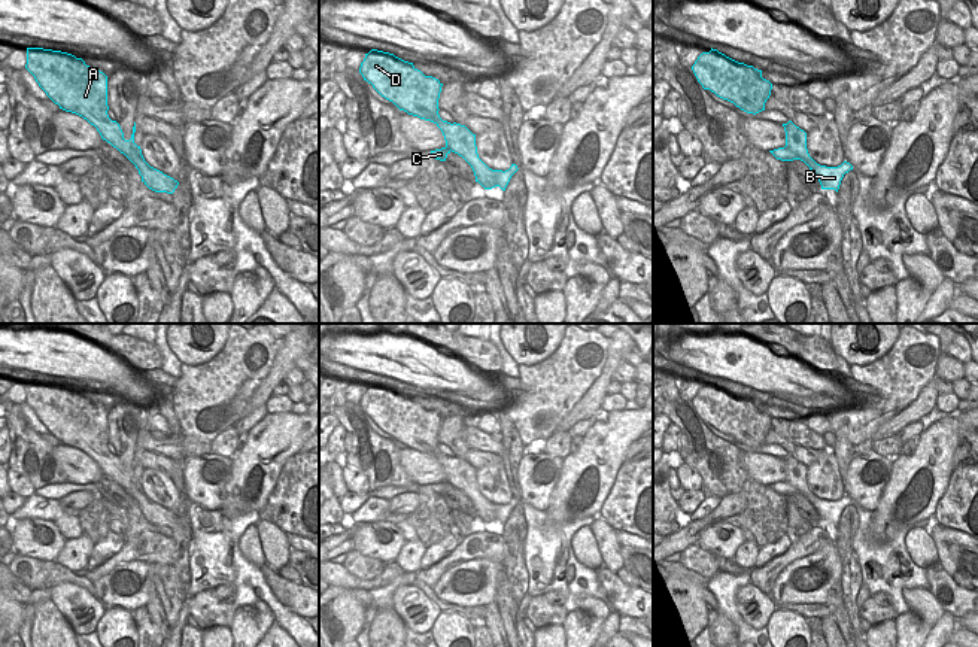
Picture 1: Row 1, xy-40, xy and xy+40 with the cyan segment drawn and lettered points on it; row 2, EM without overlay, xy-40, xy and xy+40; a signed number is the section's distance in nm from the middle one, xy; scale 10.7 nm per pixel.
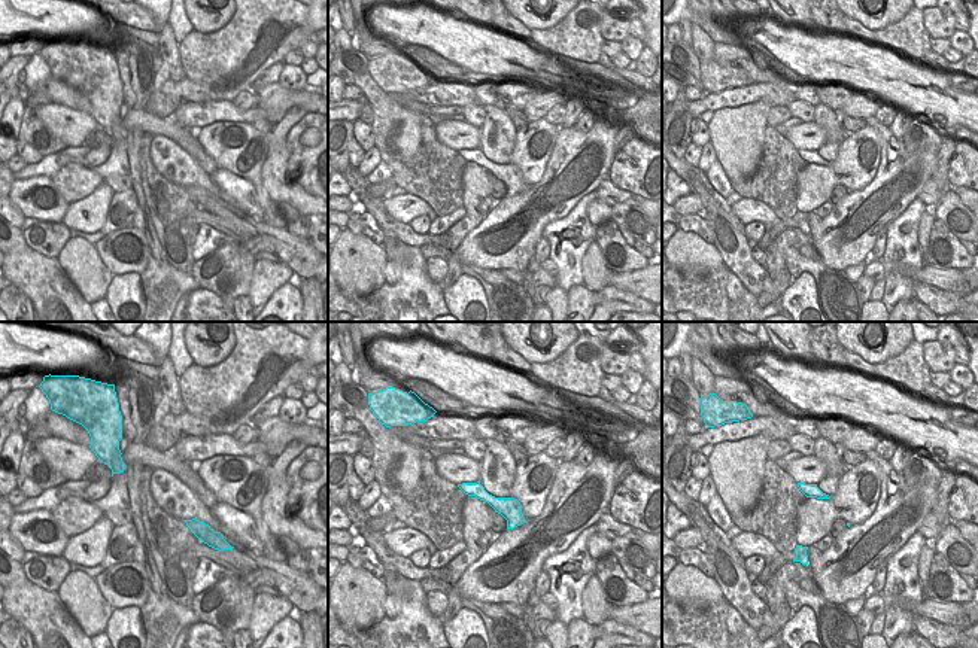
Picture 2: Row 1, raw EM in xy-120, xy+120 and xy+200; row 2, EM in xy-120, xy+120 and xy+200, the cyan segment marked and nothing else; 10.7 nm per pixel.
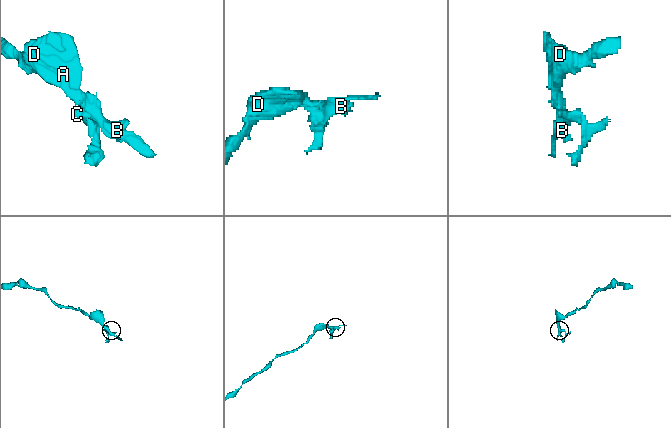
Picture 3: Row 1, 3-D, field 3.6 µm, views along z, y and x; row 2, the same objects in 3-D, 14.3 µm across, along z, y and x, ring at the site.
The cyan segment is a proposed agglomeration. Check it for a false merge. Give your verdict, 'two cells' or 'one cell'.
two cells

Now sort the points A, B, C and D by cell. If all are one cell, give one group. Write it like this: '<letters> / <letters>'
A D / B C

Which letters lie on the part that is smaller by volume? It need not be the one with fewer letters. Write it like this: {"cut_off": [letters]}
{"cut_off": ["B", "C"]}

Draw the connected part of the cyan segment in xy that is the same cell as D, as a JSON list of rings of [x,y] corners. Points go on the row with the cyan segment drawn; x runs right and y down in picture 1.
[[[371,49],[361,63],[359,73],[364,81],[400,110],[434,122],[443,133],[446,148],[462,157],[473,168],[476,182],[485,189],[496,186],[495,171],[477,154],[476,134],[465,125],[450,124],[438,115],[438,98],[443,83],[425,76],[413,63],[394,54]]]

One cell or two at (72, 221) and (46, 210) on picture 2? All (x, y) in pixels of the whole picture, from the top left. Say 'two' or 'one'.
two

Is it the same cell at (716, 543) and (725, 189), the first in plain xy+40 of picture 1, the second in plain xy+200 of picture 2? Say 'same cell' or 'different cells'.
different cells

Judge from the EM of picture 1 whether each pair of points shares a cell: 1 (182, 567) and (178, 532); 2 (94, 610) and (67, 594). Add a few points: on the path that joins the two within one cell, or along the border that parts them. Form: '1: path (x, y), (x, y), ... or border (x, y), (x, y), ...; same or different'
1: path (184, 558), (182, 541); same
2: path (88, 610), (73, 600); same

